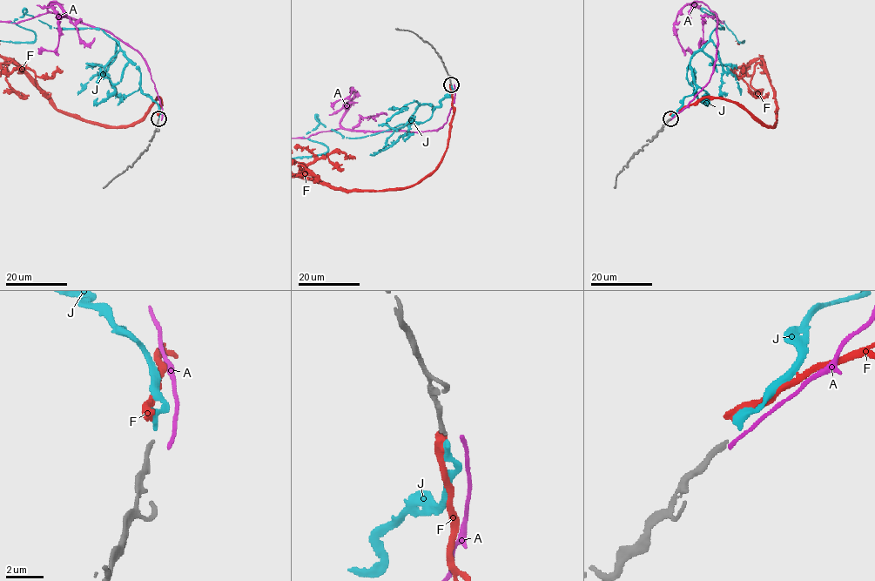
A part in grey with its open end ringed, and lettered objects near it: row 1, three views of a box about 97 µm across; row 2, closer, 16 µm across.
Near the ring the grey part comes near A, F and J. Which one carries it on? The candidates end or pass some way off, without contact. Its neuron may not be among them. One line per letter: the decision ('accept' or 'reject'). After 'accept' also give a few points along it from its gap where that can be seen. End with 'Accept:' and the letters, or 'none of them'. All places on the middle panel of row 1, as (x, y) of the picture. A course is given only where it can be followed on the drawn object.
A: reject
F: reject
J: accept
Accept: J

